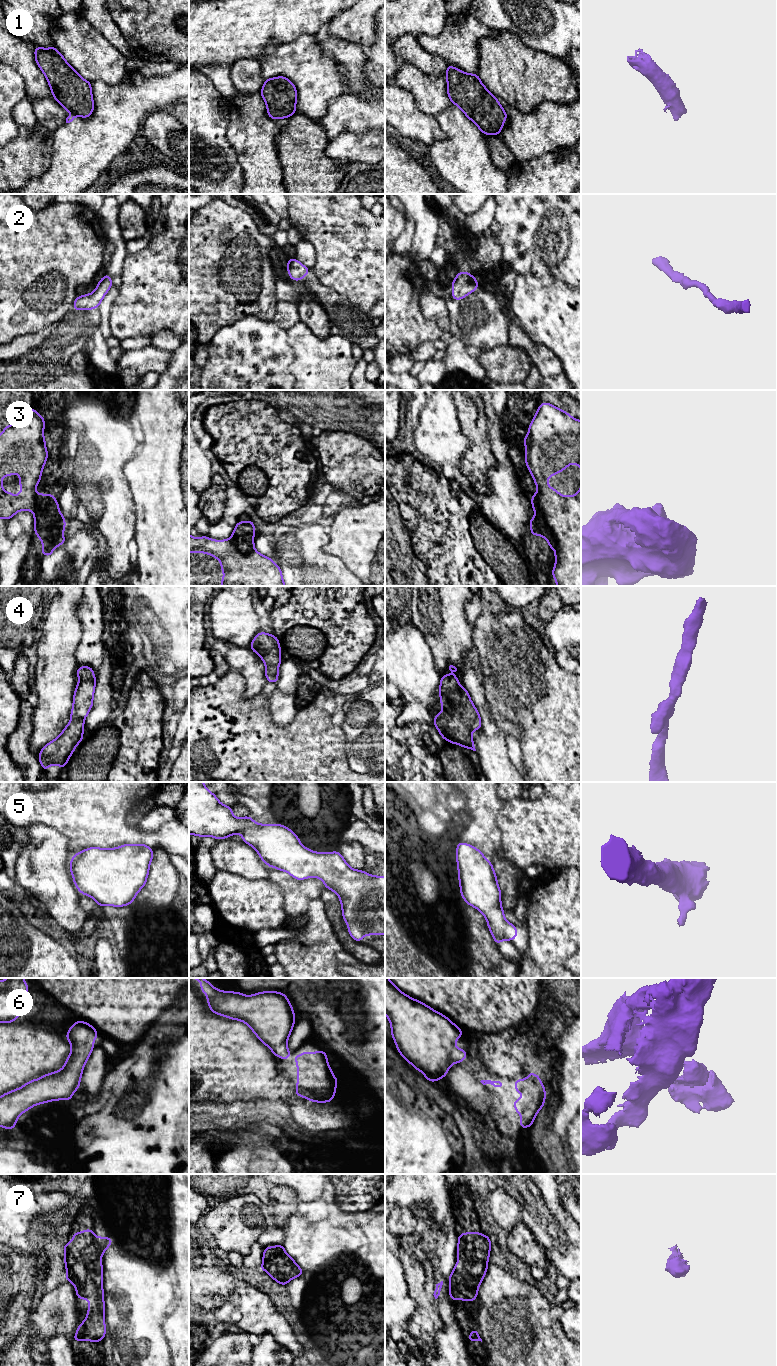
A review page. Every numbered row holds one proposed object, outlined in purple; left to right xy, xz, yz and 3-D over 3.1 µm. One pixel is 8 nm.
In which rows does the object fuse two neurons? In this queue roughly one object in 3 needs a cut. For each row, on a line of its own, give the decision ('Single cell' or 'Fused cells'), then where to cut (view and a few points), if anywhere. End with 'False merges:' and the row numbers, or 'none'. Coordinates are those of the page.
1: Fused cells. Split along xz (272, 78), (265, 81)
2: Single cell. No split
3: Fused cells. Split along yz (537, 492), (539, 513), (551, 530), (550, 542)
4: Single cell. No split
5: Single cell. No split
6: Single cell. No split
7: Single cell. No split
False merges: 1, 3

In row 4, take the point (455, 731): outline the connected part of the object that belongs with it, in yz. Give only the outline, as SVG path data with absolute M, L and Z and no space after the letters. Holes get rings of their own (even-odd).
M444 674L439 686L443 711L436 714L433 724L446 741L476 751L472 731L481 730L481 718L468 691L459 685L456 675Z

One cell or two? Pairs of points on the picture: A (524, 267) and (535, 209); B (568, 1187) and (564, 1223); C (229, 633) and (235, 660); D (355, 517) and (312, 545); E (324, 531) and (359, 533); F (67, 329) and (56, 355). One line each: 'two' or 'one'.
A: one
B: two
C: two
D: two
E: two
F: one

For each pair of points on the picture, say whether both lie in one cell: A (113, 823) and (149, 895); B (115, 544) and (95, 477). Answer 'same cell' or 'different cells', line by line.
A: different cells
B: same cell

